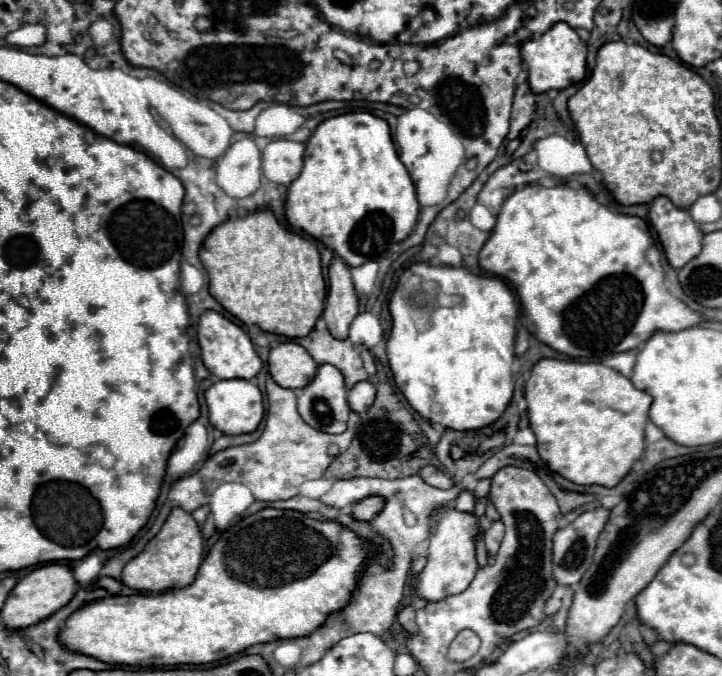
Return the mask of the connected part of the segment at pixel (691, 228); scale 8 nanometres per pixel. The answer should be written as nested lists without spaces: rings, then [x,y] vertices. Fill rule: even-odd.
[[[659,196],[649,206],[649,224],[665,250],[667,262],[679,270],[701,252],[701,238],[697,224],[687,210],[679,210],[669,198]]]

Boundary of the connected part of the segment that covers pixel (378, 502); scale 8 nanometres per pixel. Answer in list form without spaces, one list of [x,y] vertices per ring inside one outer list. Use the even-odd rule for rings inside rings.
[[[369,496],[369,498],[363,498],[355,510],[353,510],[353,516],[357,520],[373,520],[385,506],[385,498],[383,496]]]

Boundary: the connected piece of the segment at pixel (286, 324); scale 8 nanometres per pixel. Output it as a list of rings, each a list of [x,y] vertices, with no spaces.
[[[269,210],[255,212],[237,220],[227,220],[225,224],[217,226],[203,242],[199,256],[209,274],[209,294],[229,314],[233,314],[247,326],[255,324],[265,332],[287,338],[305,338],[323,314],[327,288],[315,242],[311,238],[303,238],[281,228]]]

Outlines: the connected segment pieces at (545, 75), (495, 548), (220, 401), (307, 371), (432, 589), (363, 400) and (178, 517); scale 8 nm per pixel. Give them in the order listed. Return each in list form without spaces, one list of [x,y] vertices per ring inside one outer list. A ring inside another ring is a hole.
[[[553,24],[545,34],[533,36],[531,40],[521,44],[521,60],[527,64],[529,86],[535,94],[545,94],[549,90],[563,90],[571,84],[577,84],[585,78],[585,58],[587,46],[579,40],[577,32],[565,24]]]
[[[493,522],[489,530],[483,532],[483,540],[485,540],[485,548],[487,548],[487,554],[491,558],[497,556],[499,552],[499,546],[501,546],[501,540],[503,540],[503,534],[505,534],[505,526],[501,522]]]
[[[219,380],[205,392],[205,402],[209,408],[209,422],[223,434],[249,434],[263,418],[263,396],[257,384],[249,380]]]
[[[279,342],[269,354],[269,374],[283,388],[305,388],[317,374],[317,364],[295,342]]]
[[[441,506],[431,512],[431,520],[433,520],[433,528],[429,538],[429,556],[427,556],[427,566],[419,574],[417,596],[435,602],[463,592],[475,578],[477,572],[475,544],[481,532],[481,518],[469,512],[457,512],[455,508]]]
[[[359,382],[355,384],[351,390],[349,390],[349,396],[347,396],[347,402],[349,402],[349,408],[357,414],[363,414],[369,410],[369,406],[373,404],[375,400],[375,386],[371,382]]]
[[[173,508],[161,532],[149,540],[145,550],[123,568],[121,582],[139,592],[165,592],[171,588],[185,588],[193,584],[197,576],[197,570],[203,562],[203,550],[203,536],[193,516],[183,508]]]

